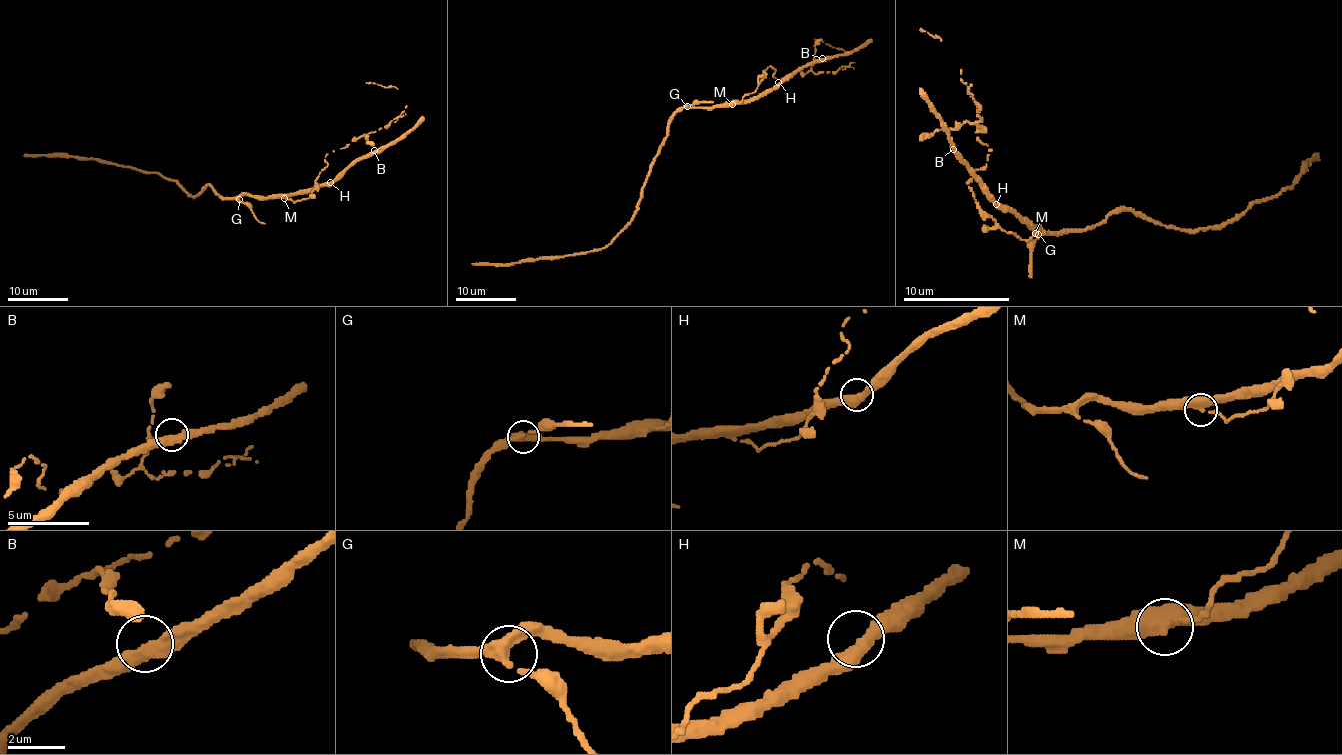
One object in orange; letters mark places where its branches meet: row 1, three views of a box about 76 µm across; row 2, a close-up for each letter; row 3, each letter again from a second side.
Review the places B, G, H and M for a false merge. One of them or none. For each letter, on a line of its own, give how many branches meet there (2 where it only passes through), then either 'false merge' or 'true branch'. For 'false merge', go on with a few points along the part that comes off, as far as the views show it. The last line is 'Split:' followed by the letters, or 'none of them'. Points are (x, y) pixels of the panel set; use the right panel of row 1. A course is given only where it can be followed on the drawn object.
B: branches 2; true branch
G: branches 3; true branch
H: branches 2; true branch
M: branches 3; false merge
Split: M

